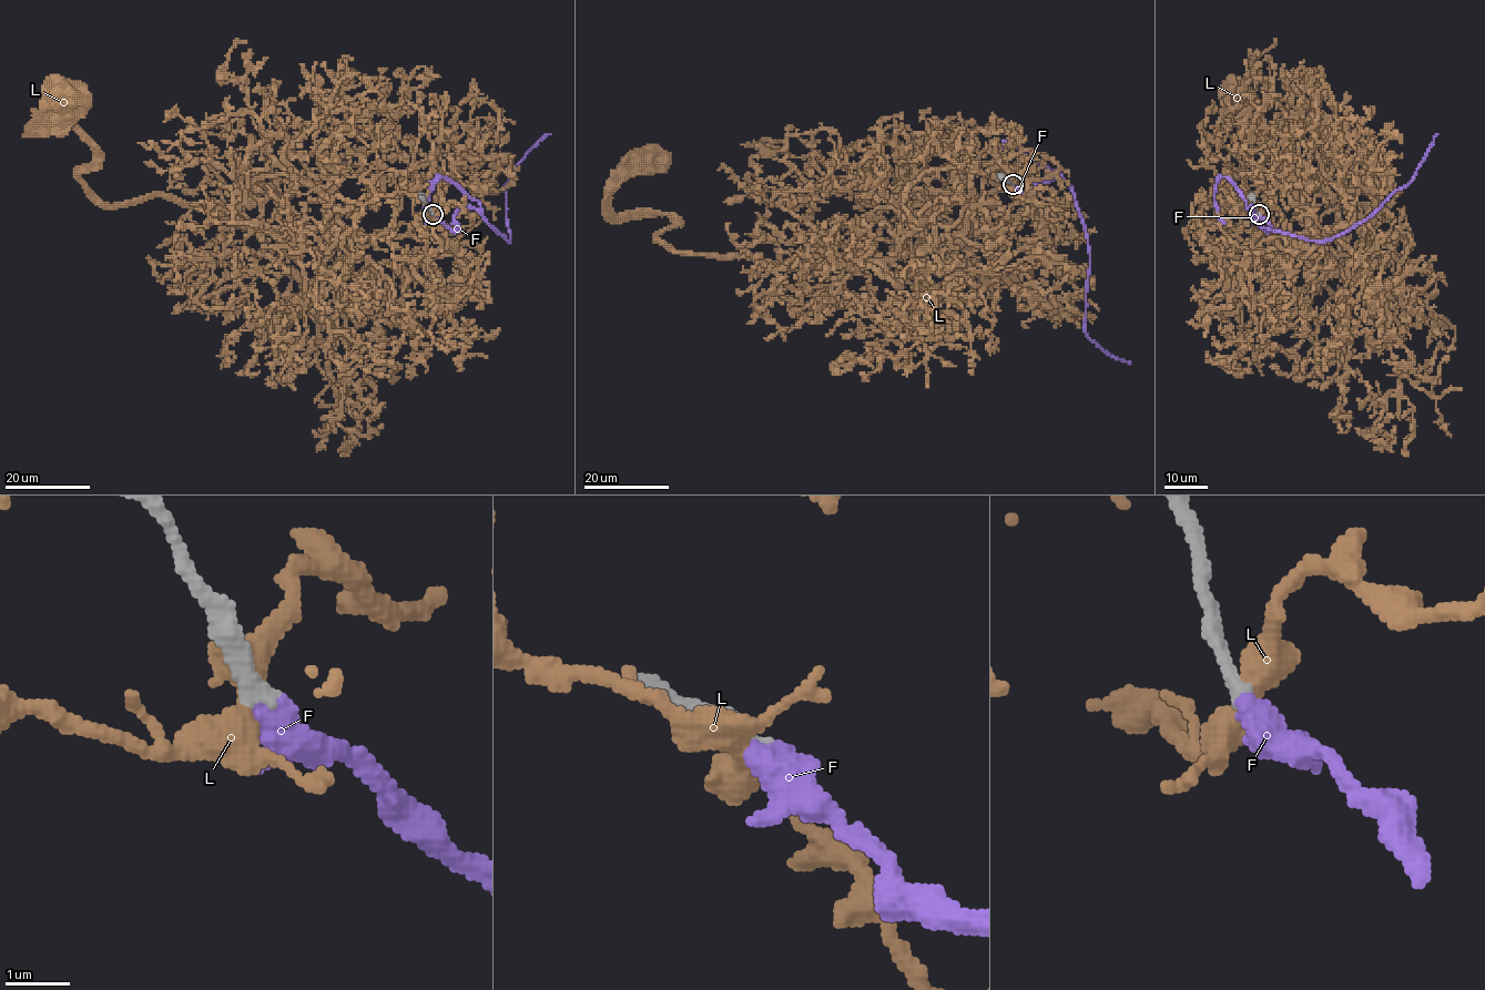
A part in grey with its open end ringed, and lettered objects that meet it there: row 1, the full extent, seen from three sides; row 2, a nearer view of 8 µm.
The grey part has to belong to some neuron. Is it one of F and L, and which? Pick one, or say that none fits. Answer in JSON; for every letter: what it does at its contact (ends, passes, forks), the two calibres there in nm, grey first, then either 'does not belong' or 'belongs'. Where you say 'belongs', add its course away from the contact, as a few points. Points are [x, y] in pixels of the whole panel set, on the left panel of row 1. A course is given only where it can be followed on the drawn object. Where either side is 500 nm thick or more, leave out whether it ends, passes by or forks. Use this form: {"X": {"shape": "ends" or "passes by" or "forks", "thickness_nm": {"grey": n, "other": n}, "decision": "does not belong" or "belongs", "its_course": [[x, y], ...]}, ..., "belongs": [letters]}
{"F": {"thickness_nm": {"grey": 280, "other": 550}, "decision": "belongs", "its_course": [[433, 214], [454, 231], [457, 225], [455, 215], [474, 206], [508, 240], [505, 185], [520, 160], [550, 133]]}, "L": {"shape": "passes by", "thickness_nm": {"grey": 280, "other": 480}, "decision": "does not belong"}, "belongs": ["F"]}

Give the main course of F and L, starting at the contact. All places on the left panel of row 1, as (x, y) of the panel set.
F: (433, 214), (454, 231), (457, 225), (455, 215), (474, 206), (508, 240), (505, 185), (520, 160), (550, 133)
L: (431, 214), (417, 185), (386, 236), (104, 204), (79, 133), (30, 131), (59, 91)

